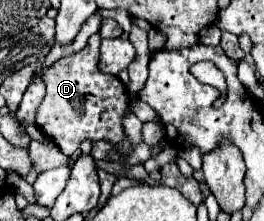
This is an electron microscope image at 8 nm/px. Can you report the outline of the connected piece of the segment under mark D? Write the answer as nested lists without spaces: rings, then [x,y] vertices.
[[[92,35],[82,51],[62,57],[58,63],[54,63],[54,67],[44,71],[46,97],[38,109],[36,125],[60,147],[64,155],[78,151],[78,145],[84,139],[108,139],[112,143],[124,139],[122,115],[130,103],[130,97],[118,77],[104,75],[98,69],[100,41],[100,35]]]

